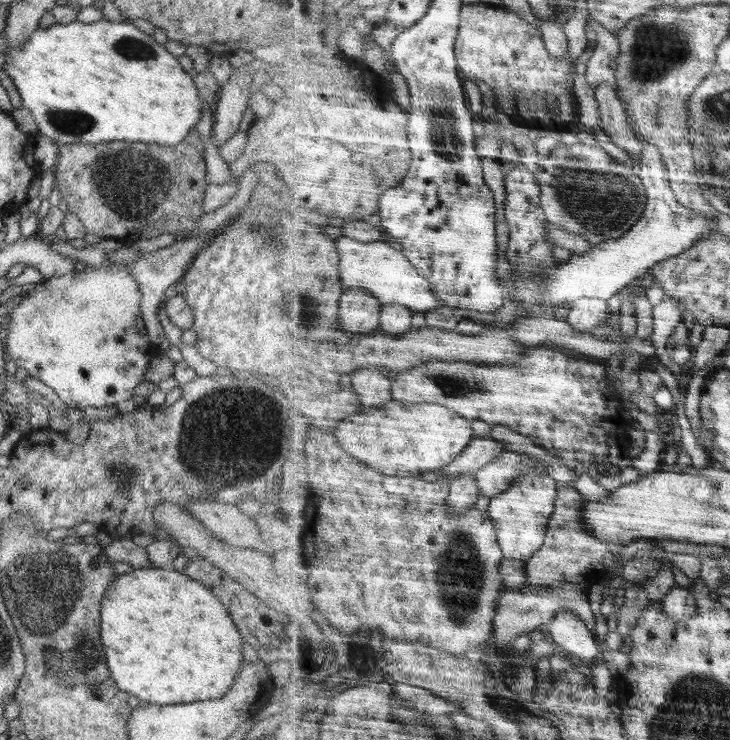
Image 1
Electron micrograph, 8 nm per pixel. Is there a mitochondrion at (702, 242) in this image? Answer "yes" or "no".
no

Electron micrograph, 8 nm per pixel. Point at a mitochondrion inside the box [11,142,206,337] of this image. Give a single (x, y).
(130, 195)

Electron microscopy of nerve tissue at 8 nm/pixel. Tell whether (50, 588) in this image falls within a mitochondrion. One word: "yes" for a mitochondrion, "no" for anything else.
yes

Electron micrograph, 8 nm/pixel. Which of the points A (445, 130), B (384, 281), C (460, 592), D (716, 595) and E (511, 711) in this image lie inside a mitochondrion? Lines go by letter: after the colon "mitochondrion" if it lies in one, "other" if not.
A: mitochondrion
B: other
C: mitochondrion
D: other
E: mitochondrion

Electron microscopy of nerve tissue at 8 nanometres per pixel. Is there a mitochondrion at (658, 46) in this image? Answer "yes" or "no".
yes

